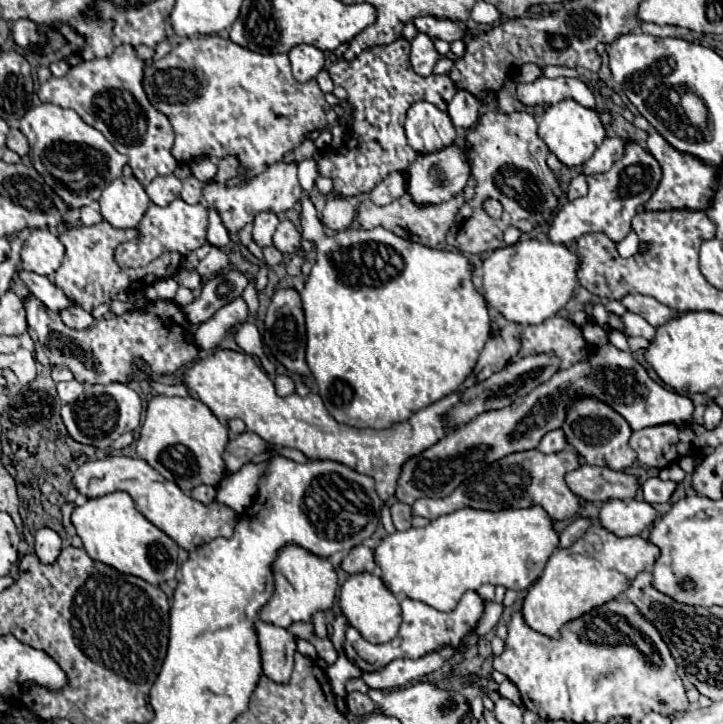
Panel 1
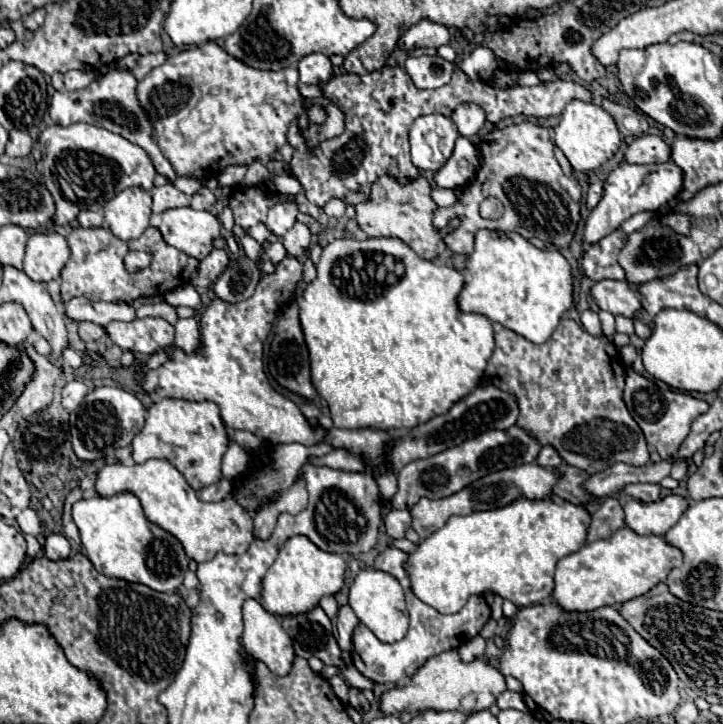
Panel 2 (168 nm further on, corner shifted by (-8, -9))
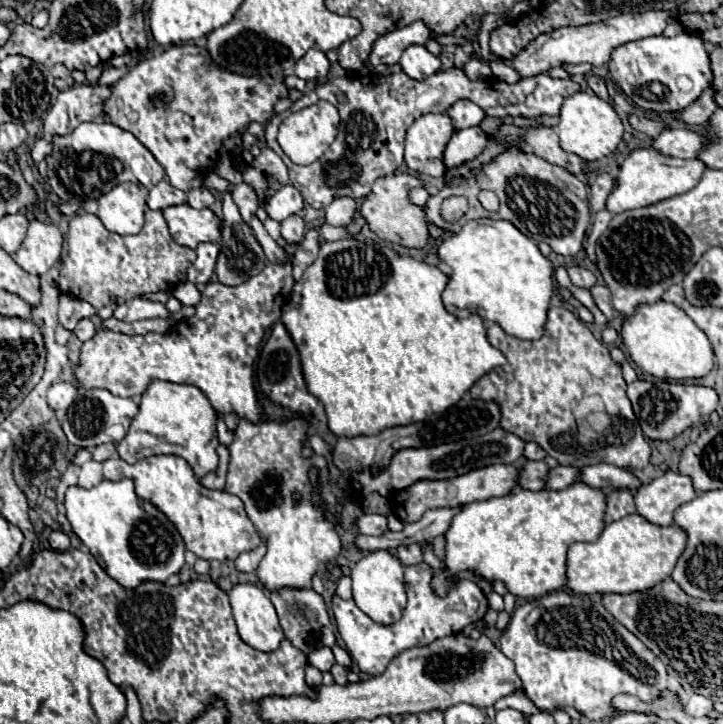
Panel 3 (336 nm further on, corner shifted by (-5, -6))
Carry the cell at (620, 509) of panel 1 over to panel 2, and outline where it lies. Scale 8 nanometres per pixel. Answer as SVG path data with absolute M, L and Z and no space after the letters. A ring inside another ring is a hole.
M677 494L665 496L649 504L639 500L629 500L623 506L625 526L637 534L665 536L665 532L677 524L685 508L687 508L687 500Z

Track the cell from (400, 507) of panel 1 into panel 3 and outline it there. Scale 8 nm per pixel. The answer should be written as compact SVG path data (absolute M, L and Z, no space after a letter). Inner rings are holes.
M360 515L356 519L356 529L360 535L382 535L388 531L386 517L382 517L382 515Z

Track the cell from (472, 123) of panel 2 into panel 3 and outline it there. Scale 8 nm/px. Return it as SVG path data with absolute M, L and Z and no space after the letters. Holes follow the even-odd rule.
M462 99L462 101L456 101L450 109L448 109L448 115L452 119L452 125L454 129L468 129L468 127L474 127L474 125L480 125L480 121L484 119L484 111L468 101L468 99Z

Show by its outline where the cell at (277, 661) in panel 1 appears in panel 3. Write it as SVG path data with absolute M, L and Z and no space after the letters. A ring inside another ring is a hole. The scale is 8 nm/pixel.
M238 583L228 595L240 639L258 651L278 649L284 631L280 631L268 593L256 585Z

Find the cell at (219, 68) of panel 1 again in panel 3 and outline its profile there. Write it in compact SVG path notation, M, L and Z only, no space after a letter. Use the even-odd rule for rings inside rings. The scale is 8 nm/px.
M174 45L158 57L146 57L136 67L132 67L122 79L112 85L110 97L104 101L104 121L114 123L126 131L130 131L166 169L168 181L182 191L190 189L190 181L198 177L198 173L206 173L214 169L214 161L218 159L218 151L222 141L240 135L250 121L260 121L262 125L272 119L274 103L288 93L282 77L268 77L260 81L258 77L242 77L232 75L228 71L220 71L220 67L212 67L208 63L208 51L196 45Z

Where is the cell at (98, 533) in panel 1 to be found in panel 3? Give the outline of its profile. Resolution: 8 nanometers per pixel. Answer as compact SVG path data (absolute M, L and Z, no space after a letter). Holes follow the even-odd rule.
M104 479L90 489L72 485L66 491L64 505L72 531L122 587L132 589L144 581L164 583L182 569L186 549L178 529L156 505L134 493L132 479Z

